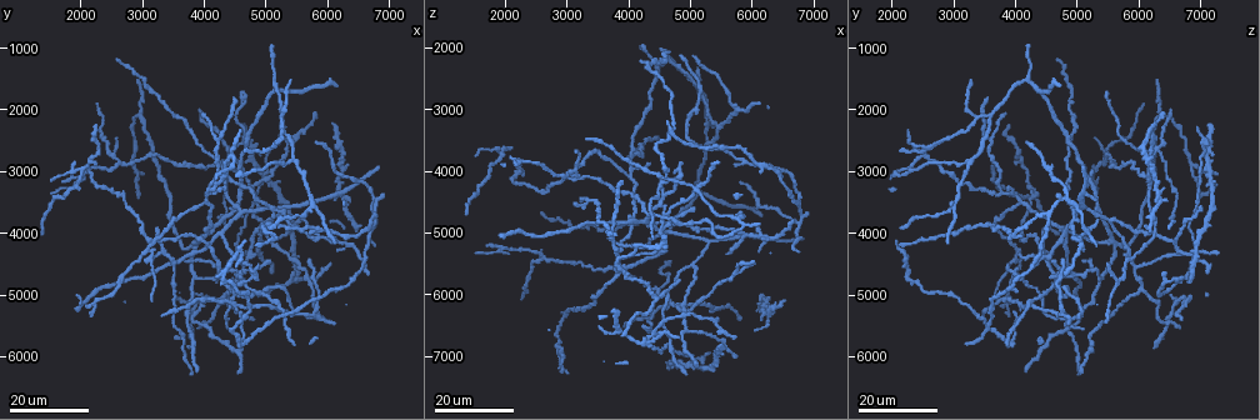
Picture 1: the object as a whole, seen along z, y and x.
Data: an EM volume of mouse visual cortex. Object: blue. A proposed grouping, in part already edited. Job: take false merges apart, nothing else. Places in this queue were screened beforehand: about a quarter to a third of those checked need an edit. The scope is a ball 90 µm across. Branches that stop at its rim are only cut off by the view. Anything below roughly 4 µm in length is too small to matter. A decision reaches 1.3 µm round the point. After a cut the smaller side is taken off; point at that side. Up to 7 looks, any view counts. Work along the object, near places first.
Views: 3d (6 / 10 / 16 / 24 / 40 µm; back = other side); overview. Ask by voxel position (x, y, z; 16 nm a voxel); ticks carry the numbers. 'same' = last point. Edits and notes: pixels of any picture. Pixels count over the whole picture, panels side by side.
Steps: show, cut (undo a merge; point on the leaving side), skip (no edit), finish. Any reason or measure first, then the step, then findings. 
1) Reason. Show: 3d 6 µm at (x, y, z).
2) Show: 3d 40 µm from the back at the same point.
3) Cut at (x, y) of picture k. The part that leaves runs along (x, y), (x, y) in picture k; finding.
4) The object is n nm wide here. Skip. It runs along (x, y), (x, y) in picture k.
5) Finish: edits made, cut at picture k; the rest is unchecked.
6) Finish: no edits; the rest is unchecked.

A fork. Show: 3d 16 µm at (4200, 2500, 3600).

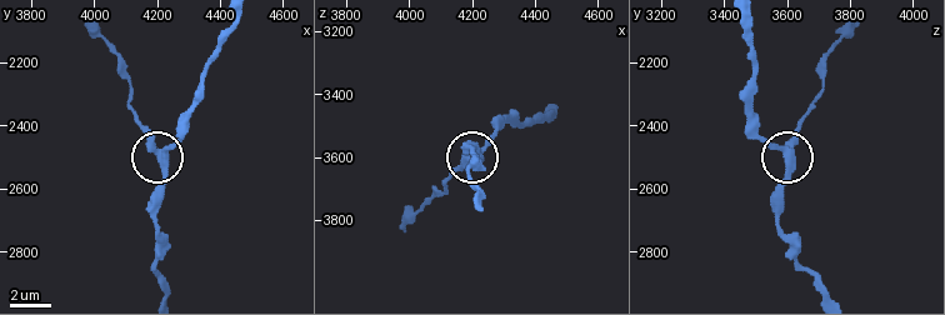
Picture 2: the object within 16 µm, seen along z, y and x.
Show: 3d 6 µm at (4220, 2490, 3610).

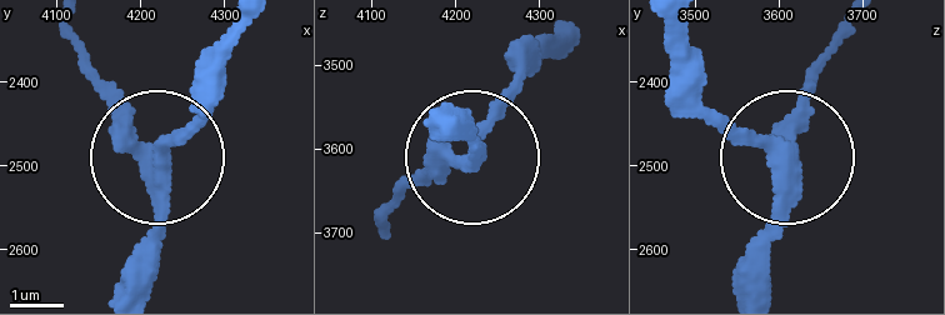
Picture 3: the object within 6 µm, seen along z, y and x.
The object is 320 nm wide here. Skip. It runs along (145, 288), (159, 168), (83, 64) in picture 3; one neuron here.

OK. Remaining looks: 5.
Show: 3d 16 µm at (5950, 2550, 4250).

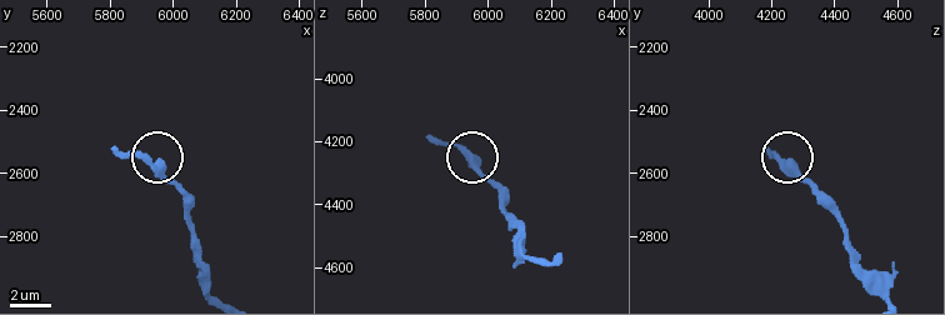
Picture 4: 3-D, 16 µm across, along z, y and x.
Show: 3d 10 µm at (5920, 2560, 4220).

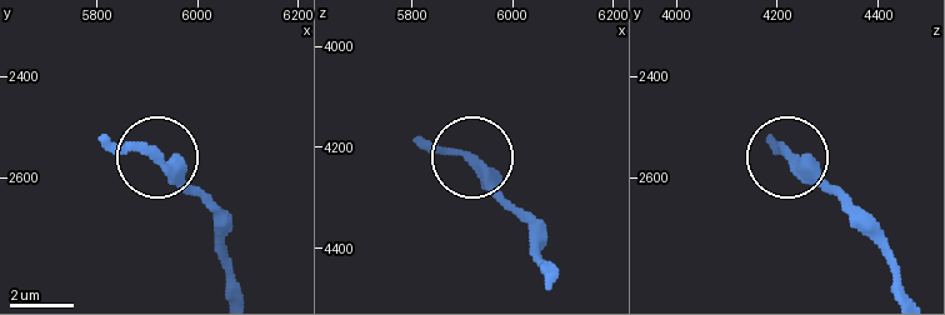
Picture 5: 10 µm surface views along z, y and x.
Skip. It runs along (231, 289), (218, 216), (159, 163) in picture 5; all the same neuron.

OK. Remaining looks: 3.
Show: 3d 24 µm at (5000, 3800, 5550).

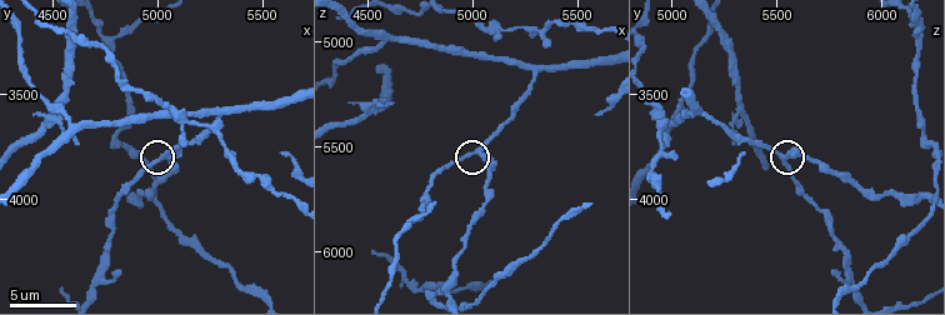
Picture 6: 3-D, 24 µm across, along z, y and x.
Closer look. Show: 3d 6 µm at (5020, 3810, 5530).

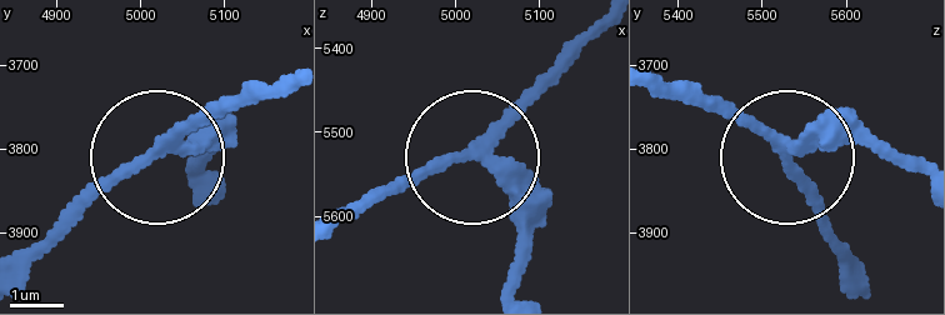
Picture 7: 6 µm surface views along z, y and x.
Skip. It runs along (293, 75), (213, 106), (29, 264) in picture 7; one neuron here.

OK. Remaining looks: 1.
Finish: no edits; the rest is unchecked.

